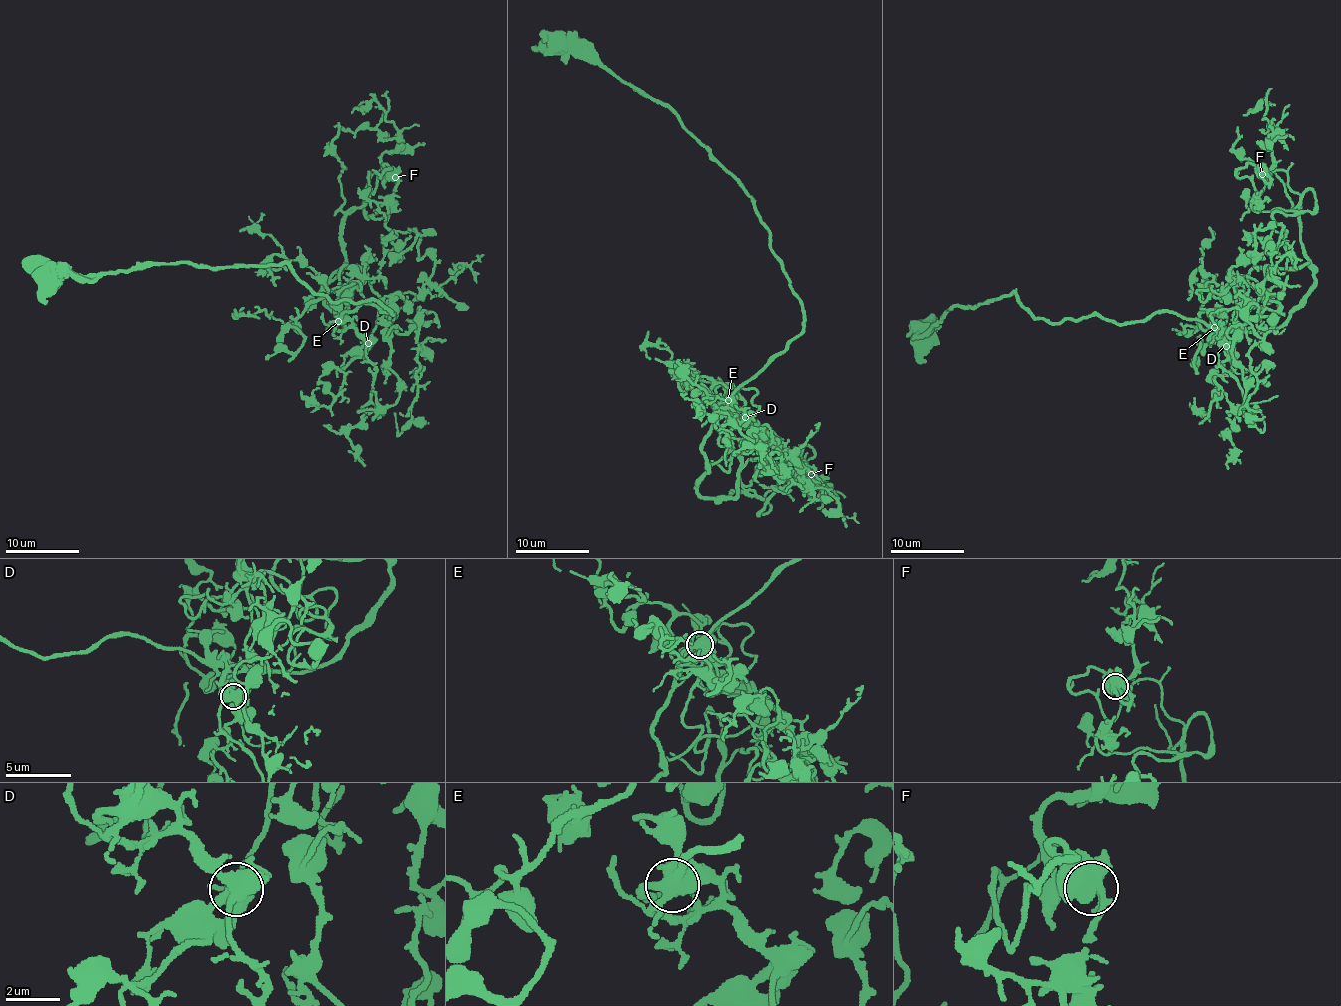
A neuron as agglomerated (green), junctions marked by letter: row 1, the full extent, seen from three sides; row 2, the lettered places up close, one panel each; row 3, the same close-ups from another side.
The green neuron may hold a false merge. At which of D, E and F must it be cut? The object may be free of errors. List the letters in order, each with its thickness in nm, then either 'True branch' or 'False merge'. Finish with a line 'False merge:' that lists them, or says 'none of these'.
D: Thickness 600 nm. True branch
E: Thickness 600 nm. True branch
F: Thickness 650 nm. True branch
False merge: none of these

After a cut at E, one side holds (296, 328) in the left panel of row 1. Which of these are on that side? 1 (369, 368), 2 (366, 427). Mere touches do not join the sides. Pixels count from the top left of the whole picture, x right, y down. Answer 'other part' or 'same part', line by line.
1: other part
2: other part

